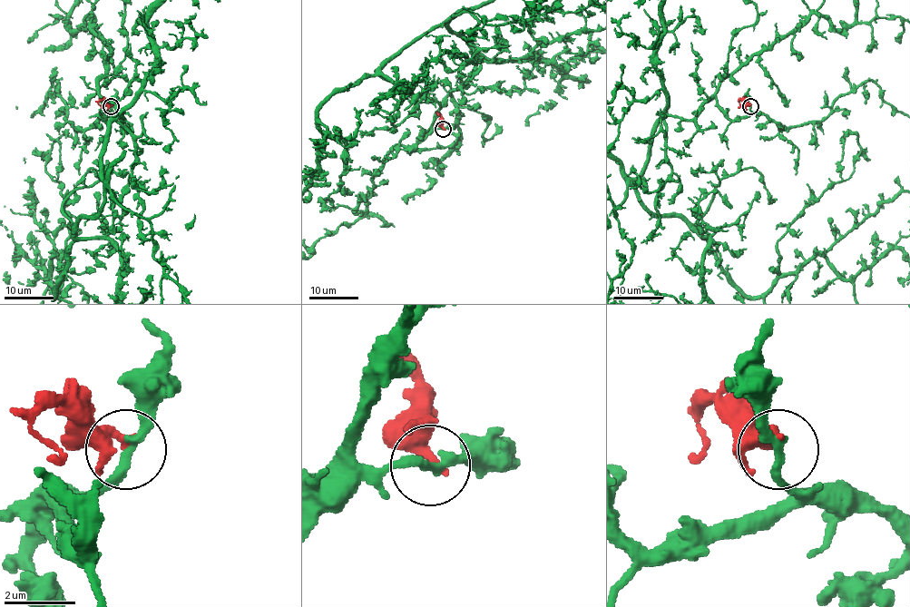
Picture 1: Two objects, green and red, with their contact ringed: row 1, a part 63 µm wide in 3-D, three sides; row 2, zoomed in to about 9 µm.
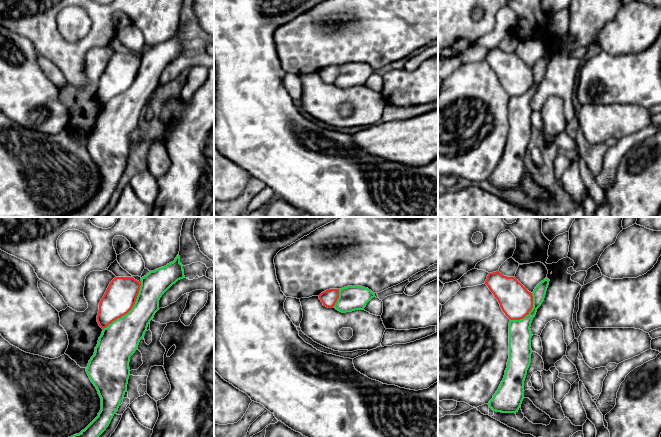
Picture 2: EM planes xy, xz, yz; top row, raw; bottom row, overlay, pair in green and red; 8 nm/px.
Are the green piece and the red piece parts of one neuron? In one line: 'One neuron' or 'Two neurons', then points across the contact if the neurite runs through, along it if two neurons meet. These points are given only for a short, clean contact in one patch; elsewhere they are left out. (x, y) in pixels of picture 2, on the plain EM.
Two neurons

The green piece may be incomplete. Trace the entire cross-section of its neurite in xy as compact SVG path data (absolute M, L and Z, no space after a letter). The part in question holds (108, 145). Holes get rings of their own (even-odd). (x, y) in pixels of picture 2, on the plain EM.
M179 30L173 38L141 54L134 82L103 105L86 145L101 174L98 192L79 210L45 217L95 217L106 206L127 167L130 133L159 86L162 71L183 54L185 52Z

